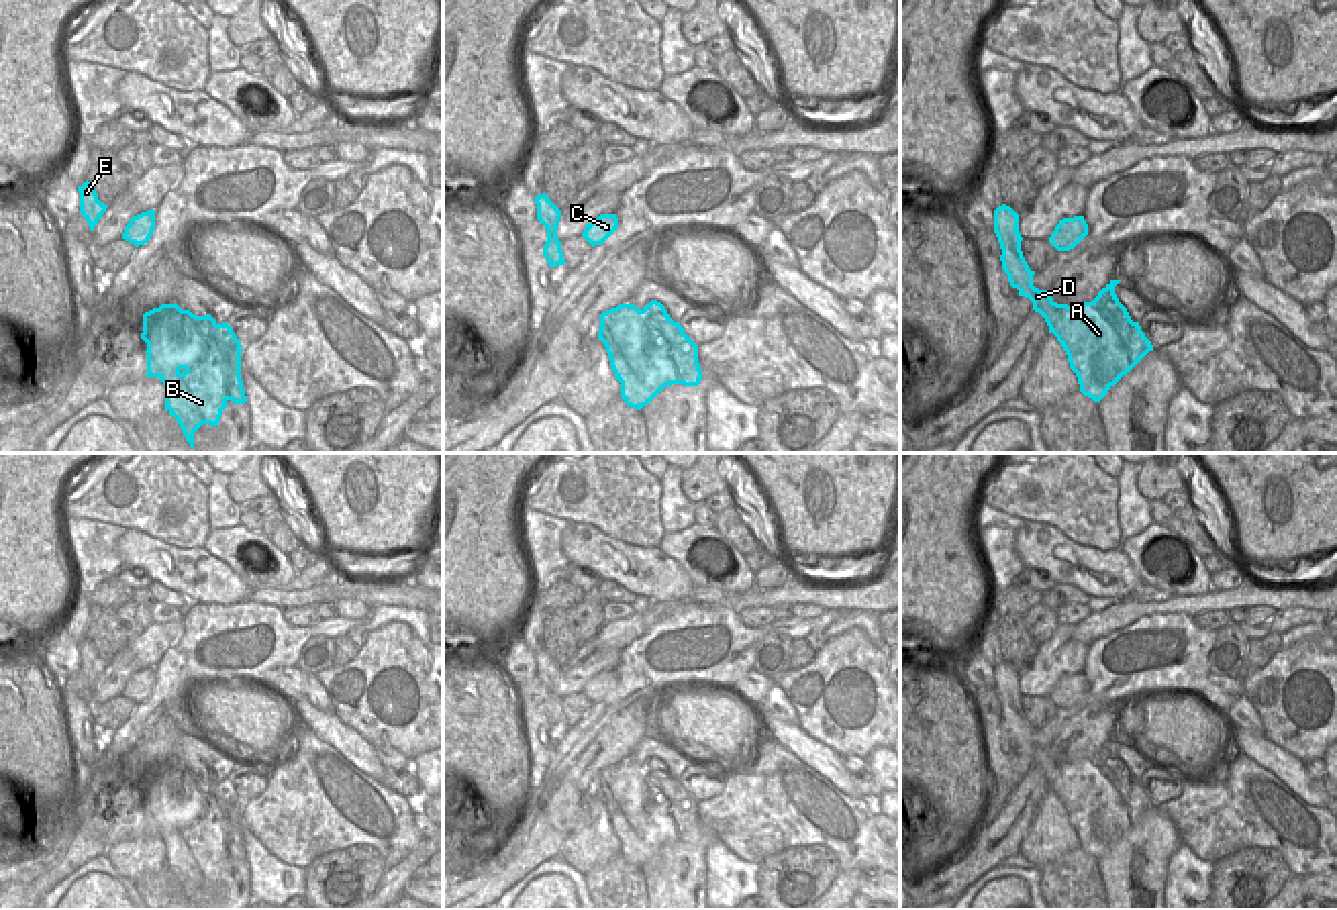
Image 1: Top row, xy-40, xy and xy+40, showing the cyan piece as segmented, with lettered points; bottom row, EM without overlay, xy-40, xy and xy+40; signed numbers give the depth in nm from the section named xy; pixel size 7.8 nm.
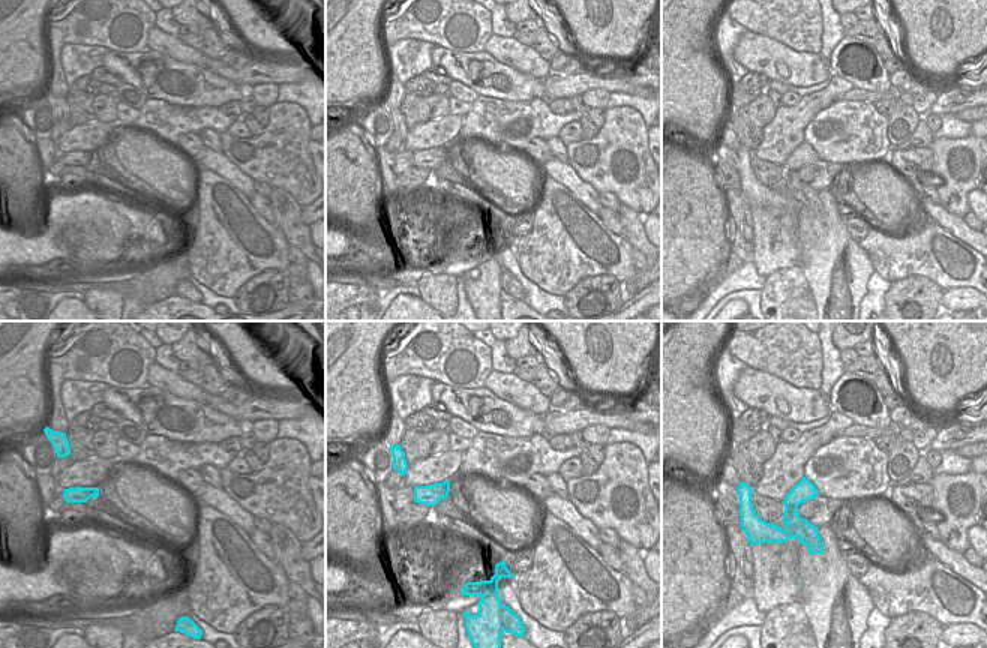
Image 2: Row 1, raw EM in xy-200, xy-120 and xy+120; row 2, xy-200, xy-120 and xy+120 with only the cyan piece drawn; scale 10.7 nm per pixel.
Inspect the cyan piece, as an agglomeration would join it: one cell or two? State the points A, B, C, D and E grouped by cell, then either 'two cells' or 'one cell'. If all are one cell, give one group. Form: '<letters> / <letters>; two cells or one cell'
A B D E / C; two cells

